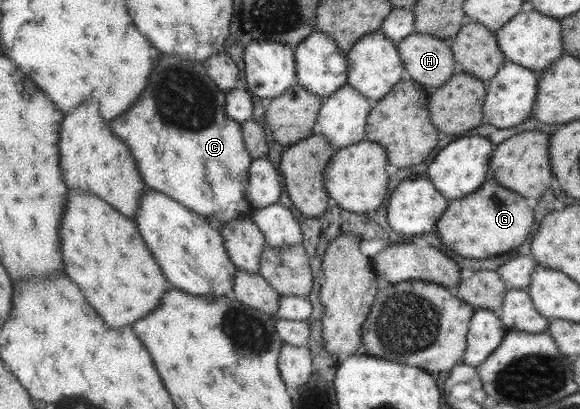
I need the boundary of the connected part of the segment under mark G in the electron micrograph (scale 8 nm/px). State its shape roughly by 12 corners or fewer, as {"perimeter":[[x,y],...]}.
{"perimeter":[[485,181],[451,200],[437,236],[459,256],[515,251],[532,234],[520,194]]}

